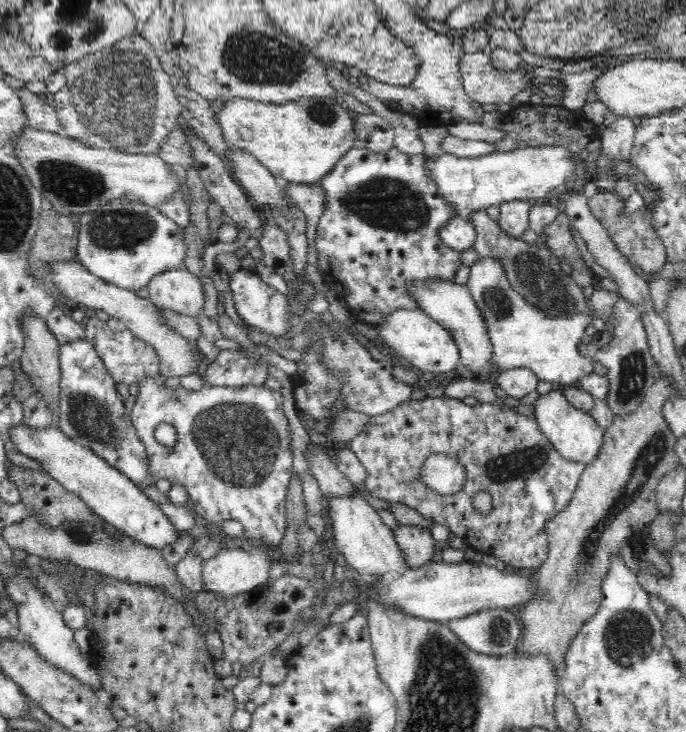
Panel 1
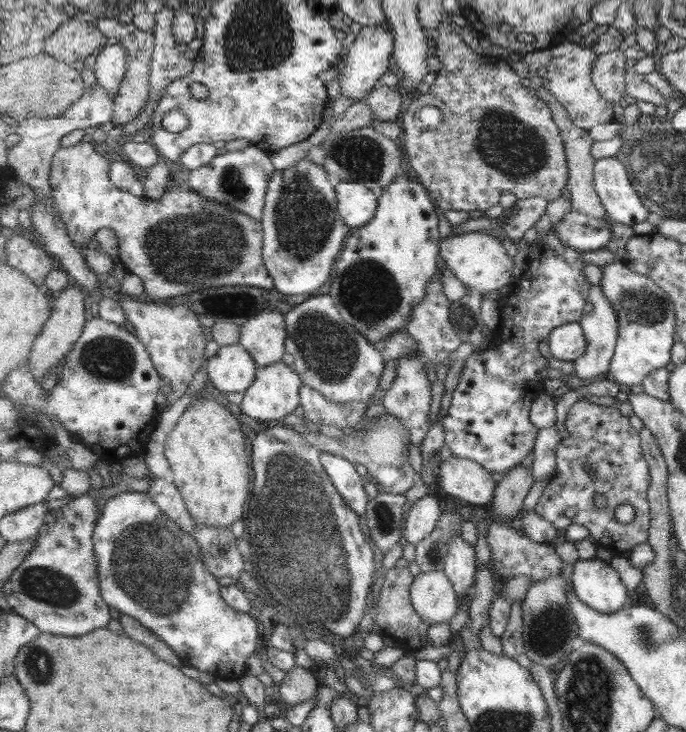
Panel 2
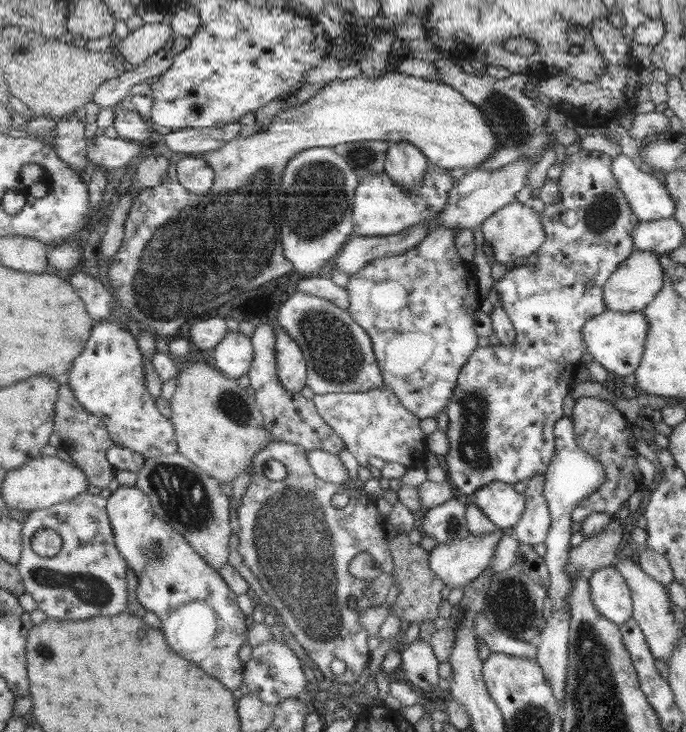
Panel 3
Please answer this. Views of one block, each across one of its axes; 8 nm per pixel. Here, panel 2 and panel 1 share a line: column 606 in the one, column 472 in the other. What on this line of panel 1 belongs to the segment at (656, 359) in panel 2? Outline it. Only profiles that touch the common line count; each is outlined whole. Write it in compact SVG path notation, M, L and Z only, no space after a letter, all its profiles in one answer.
M478 258L469 267L469 277L464 285L476 301L492 341L492 358L488 360L487 373L476 375L476 378L485 378L493 373L492 370L506 372L512 368L528 368L540 381L562 386L593 373L592 358L588 359L578 352L578 342L585 336L586 326L592 324L591 314L546 315L526 303L524 297L512 289L502 265L492 258Z

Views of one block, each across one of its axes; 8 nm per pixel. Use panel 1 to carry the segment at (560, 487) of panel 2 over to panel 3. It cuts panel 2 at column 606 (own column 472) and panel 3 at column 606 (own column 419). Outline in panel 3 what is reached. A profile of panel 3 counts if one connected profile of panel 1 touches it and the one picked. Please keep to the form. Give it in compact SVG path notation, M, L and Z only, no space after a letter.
M579 396L575 400L570 420L573 423L575 443L584 452L591 455L593 460L603 464L603 472L605 472L604 481L599 485L599 488L581 500L578 507L571 512L571 521L580 523L595 512L603 512L612 517L628 500L629 496L643 486L641 473L639 473L635 463L637 454L634 448L631 425L610 402L599 398L587 398L587 396Z

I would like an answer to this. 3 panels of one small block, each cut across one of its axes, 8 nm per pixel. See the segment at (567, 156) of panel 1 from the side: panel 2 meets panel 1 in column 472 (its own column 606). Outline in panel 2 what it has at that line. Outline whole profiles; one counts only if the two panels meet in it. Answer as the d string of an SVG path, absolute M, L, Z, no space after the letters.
M614 156L595 160L592 183L604 213L612 221L631 227L647 218L647 208L633 190L624 167Z

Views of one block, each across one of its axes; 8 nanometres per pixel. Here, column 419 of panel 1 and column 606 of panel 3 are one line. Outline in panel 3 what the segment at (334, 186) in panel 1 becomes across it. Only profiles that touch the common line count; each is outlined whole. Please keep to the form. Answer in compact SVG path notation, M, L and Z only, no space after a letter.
M578 149L577 152L569 155L560 155L561 175L557 180L557 187L559 187L559 200L544 204L543 211L539 214L539 221L543 225L545 231L545 240L541 246L537 248L537 262L524 264L519 262L515 265L509 265L506 273L499 280L493 281L492 288L497 292L500 300L501 308L507 314L513 329L515 329L515 336L513 342L508 346L497 345L475 348L473 354L467 359L467 363L463 366L459 376L459 383L455 390L454 396L446 409L449 418L448 434L451 440L451 453L445 456L447 462L447 479L450 480L457 488L458 496L463 500L469 500L470 495L479 488L485 486L487 483L501 482L505 484L514 484L515 482L526 482L531 477L543 474L545 467L551 461L551 456L554 454L554 437L552 434L555 421L564 417L562 414L563 398L569 394L570 387L574 383L574 375L576 369L581 364L580 358L584 354L585 343L581 337L581 328L586 320L591 317L601 314L606 308L603 303L602 286L605 284L607 277L615 271L617 265L627 258L627 255L633 251L633 241L631 241L631 232L635 228L635 224L639 220L633 215L625 195L621 193L621 189L617 187L617 181L613 177L611 171L611 160L609 156L601 154L598 150Z

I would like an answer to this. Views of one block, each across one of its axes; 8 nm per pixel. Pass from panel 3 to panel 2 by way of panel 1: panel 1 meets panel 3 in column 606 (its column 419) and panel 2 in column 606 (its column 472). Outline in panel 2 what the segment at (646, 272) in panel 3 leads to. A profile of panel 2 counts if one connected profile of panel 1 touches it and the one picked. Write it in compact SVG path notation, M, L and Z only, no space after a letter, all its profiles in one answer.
M591 285L588 290L583 310L577 324L581 327L586 340L584 353L578 356L573 363L573 376L580 381L589 383L597 378L597 375L608 373L608 367L614 351L616 341L616 316L611 303L605 298L603 291L597 285Z

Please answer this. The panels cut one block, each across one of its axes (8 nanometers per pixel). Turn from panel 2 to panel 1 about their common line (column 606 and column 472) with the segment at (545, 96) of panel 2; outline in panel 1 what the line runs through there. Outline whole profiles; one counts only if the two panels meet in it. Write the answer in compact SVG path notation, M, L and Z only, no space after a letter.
M480 209L471 216L476 229L476 240L472 248L477 252L478 258L492 258L504 269L512 289L522 295L526 303L545 312L550 317L570 316L570 314L591 314L588 299L584 289L580 287L570 274L562 270L559 258L545 245L528 244L521 238L510 237L500 229L498 223Z

